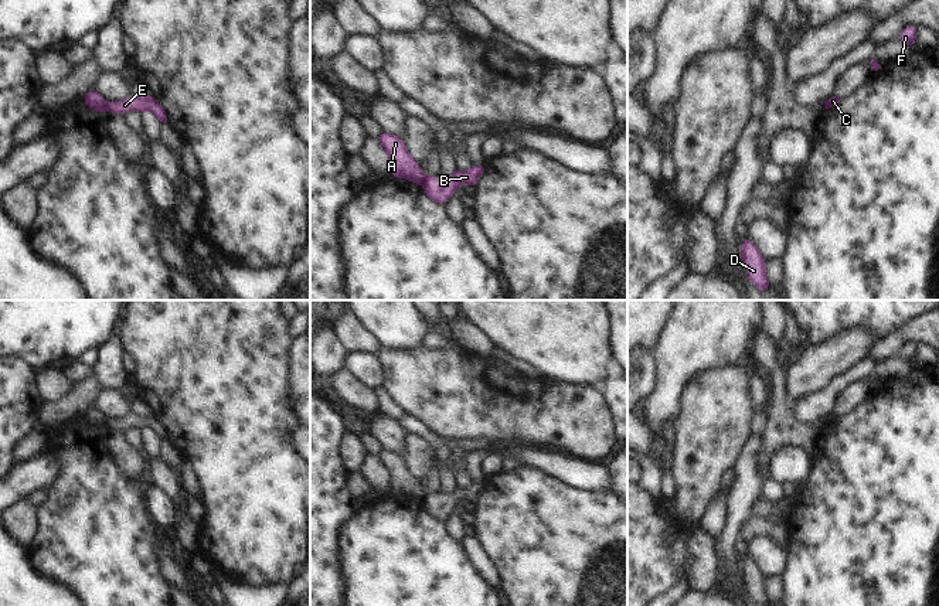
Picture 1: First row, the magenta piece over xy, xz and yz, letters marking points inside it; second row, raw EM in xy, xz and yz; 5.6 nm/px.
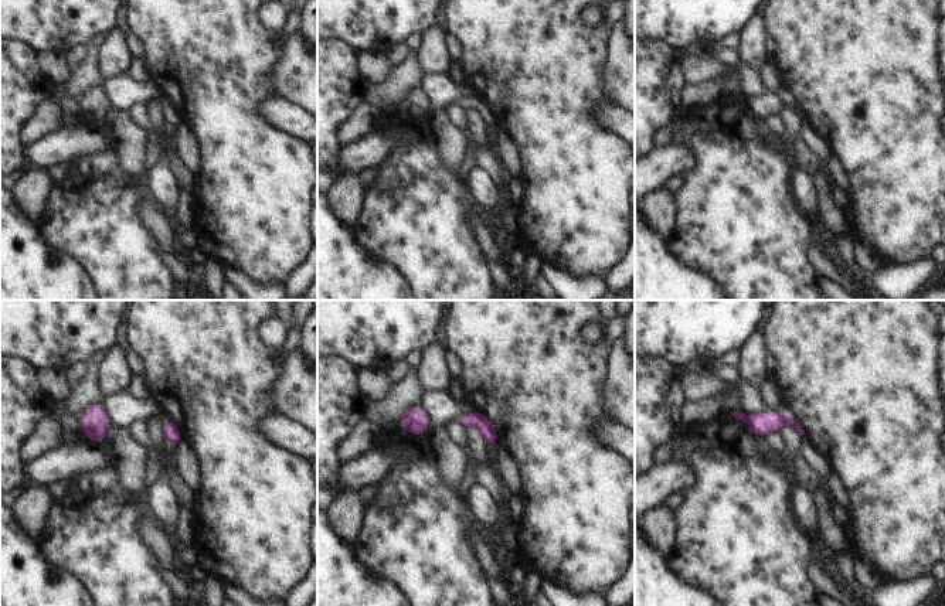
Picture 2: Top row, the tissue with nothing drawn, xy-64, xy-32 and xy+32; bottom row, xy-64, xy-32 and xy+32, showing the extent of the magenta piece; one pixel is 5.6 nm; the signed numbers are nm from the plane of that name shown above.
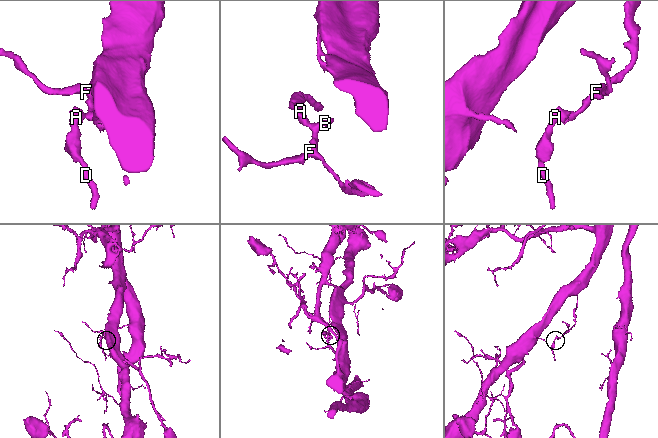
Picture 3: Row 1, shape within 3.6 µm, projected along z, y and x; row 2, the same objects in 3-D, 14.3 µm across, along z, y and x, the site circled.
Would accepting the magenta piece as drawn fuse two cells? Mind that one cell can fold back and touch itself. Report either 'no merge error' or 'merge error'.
merge error

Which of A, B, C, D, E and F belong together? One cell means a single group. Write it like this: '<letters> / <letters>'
A D / B C E F

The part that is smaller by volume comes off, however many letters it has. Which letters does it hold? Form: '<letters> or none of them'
A, D

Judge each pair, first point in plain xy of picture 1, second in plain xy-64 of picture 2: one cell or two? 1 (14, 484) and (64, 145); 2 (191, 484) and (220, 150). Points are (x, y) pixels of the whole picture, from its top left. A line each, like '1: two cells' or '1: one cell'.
1: one cell
2: two cells

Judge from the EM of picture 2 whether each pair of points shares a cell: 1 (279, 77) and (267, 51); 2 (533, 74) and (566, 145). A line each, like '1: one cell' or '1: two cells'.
1: two cells
2: one cell

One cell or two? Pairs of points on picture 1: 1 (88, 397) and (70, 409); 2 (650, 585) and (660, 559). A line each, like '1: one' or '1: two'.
1: one
2: one

